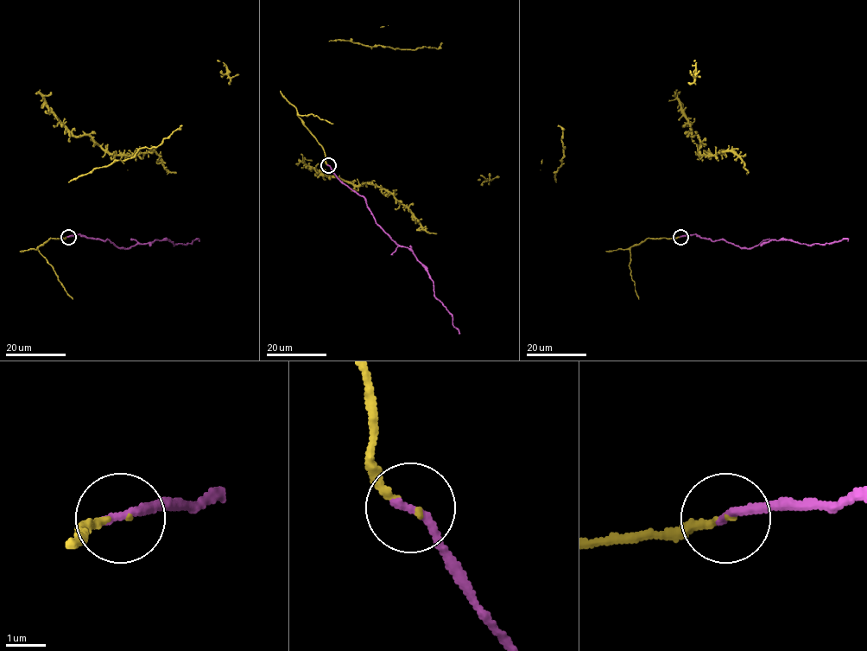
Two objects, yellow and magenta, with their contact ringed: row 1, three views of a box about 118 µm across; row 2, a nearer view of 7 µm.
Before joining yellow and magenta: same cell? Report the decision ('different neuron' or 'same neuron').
same neuron

